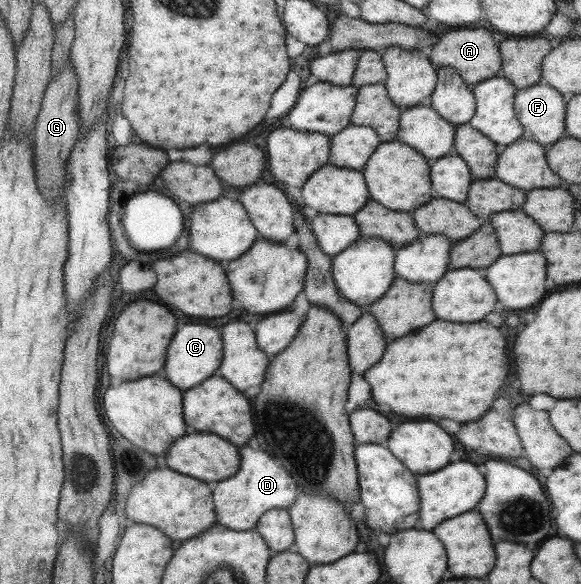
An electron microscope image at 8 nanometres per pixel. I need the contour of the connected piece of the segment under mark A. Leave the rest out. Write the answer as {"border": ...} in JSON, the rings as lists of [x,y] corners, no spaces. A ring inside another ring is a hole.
{"border":[[[459,27],[442,34],[432,46],[428,59],[431,63],[435,62],[436,66],[451,66],[470,87],[487,78],[498,76],[502,61],[498,43],[493,41],[493,34],[483,28],[468,27]]]}

